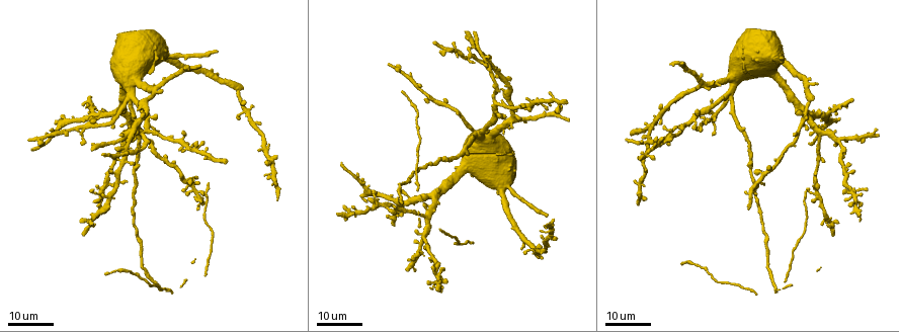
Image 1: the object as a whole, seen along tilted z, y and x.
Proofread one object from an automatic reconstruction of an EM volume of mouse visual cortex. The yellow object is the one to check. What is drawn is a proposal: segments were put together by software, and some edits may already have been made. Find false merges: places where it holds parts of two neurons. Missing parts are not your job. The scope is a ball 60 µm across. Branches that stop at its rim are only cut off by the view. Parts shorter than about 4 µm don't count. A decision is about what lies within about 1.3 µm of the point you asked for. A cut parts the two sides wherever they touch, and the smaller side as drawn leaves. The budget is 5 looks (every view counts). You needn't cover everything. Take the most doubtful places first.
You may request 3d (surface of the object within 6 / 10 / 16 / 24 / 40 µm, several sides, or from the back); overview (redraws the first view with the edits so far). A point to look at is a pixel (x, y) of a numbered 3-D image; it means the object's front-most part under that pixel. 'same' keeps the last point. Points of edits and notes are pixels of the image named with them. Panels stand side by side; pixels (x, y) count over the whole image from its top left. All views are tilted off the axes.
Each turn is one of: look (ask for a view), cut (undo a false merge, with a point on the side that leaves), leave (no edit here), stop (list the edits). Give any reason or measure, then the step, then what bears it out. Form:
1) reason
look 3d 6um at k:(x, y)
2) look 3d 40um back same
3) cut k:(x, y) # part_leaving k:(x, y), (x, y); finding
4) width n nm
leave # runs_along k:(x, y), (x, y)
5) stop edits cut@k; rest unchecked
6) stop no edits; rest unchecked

look 3d 16um at 1:(499, 182)

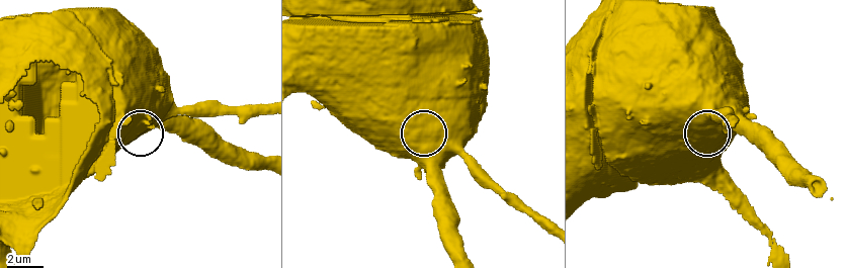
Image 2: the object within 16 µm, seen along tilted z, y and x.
look 3d 6um at 2:(710, 129)

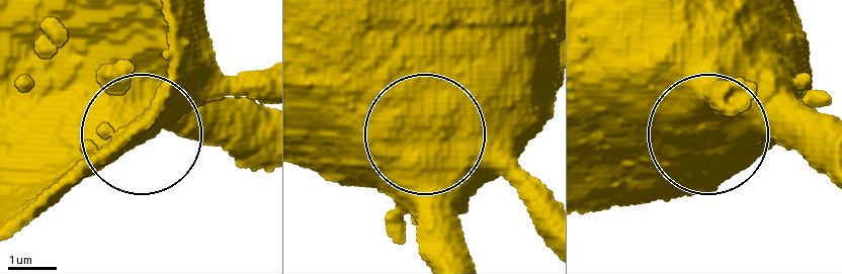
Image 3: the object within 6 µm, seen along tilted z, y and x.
side_arm 5 um
leave # all the same neuron

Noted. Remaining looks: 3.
four arms meet
look 3d 24um at 1:(837, 140)

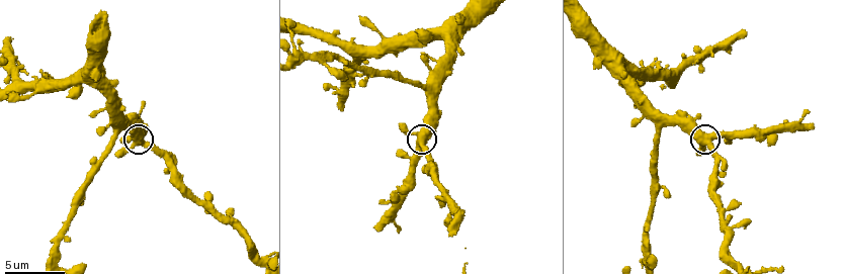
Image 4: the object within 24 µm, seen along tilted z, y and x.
look 3d 6um at 4:(709, 140)

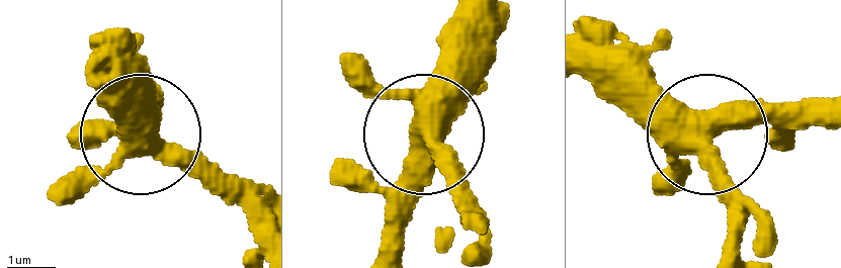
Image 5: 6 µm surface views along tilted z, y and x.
arms 4
leave # runs_along 5:(488, 14), (468, 102), (423, 152), (388, 230); all the same neuron

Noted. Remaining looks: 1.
stop no edits; rest unchecked

